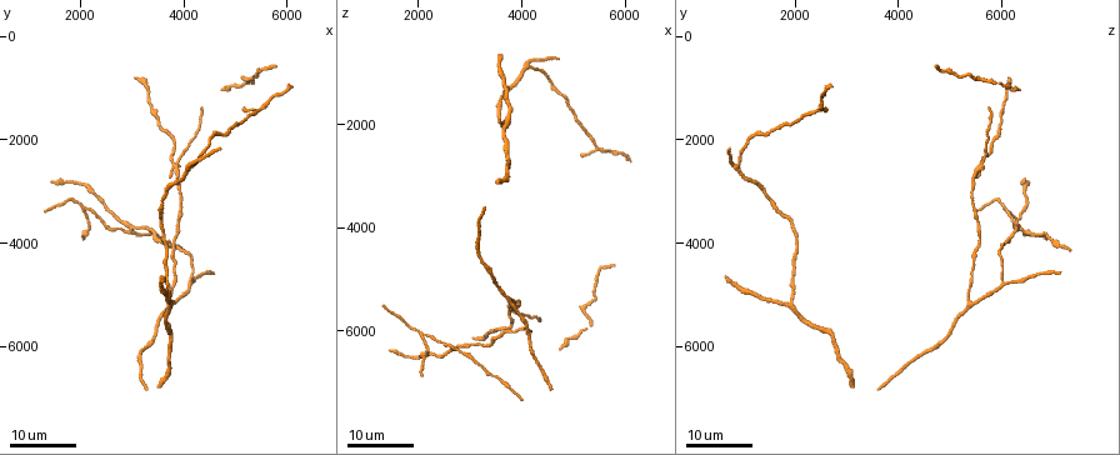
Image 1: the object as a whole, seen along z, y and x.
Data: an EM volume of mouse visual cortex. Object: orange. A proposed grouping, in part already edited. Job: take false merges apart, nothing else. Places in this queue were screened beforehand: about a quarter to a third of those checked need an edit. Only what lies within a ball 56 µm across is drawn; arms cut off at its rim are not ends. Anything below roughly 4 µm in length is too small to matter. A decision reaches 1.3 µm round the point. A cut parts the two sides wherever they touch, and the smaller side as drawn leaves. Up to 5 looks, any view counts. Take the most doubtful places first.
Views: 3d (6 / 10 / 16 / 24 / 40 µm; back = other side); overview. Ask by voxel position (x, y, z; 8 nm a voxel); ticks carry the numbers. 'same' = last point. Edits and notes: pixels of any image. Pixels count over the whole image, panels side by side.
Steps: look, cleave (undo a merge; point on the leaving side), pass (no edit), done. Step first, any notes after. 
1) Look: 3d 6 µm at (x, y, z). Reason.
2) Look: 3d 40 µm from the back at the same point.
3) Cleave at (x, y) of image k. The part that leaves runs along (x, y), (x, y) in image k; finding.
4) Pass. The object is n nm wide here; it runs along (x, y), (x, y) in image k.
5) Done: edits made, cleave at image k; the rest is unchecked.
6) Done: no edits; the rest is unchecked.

Look: 3d 24 µm at (2050, 3350, 6050). Three arms meet.

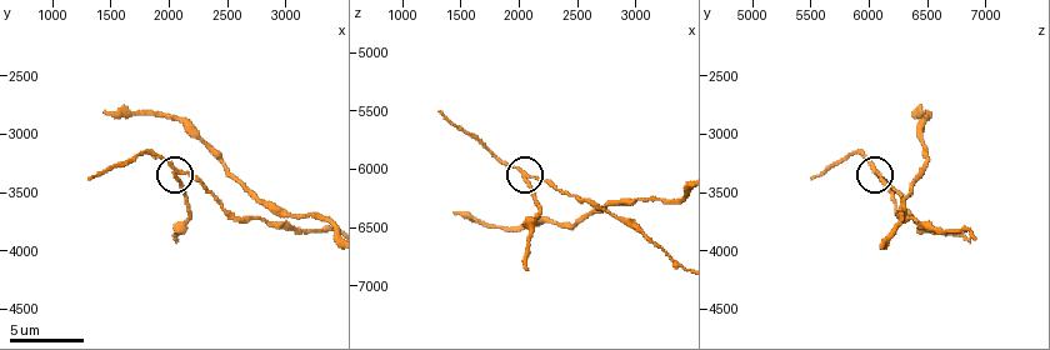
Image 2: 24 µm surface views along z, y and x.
Look: 3d 10 µm at (2040, 3380, 6100).

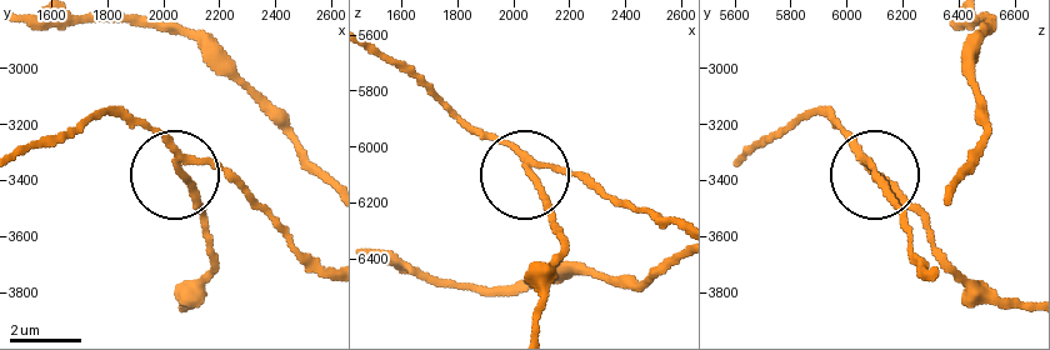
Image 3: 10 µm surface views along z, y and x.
Cleave at (194, 190) of image 3. The part that leaves runs along (859, 151), (975, 283), (1029, 300) in image 3; a second neuron is stuck on.

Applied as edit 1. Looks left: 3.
Look: 3d 16 µm at (3800, 2450, 5650). Thin arm on a thick one.

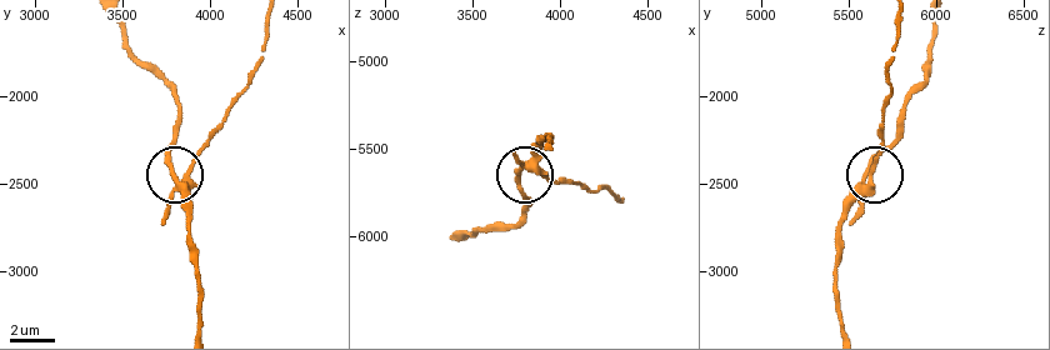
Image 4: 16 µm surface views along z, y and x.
Look: 3d 6 µm at (3820, 2460, 5600). Closer look.

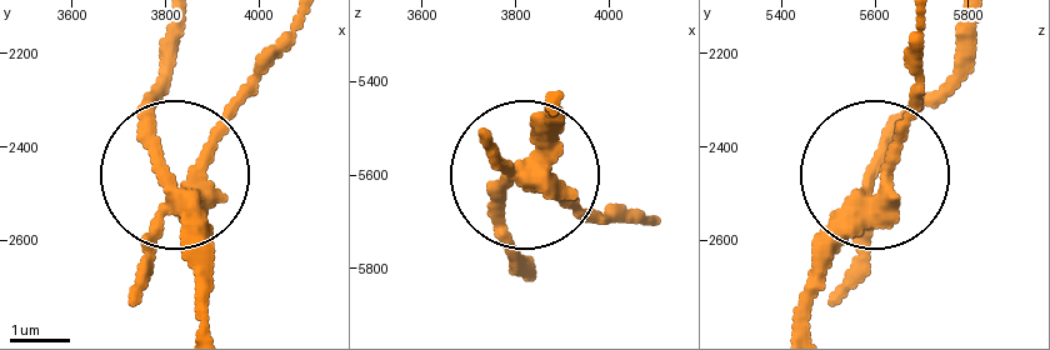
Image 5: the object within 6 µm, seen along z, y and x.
Look: 3d 6 µm from the back at (3815, 2465, 5600).

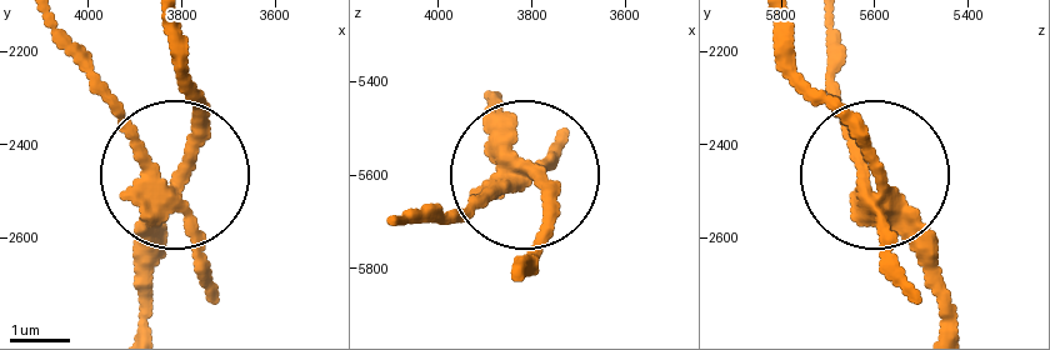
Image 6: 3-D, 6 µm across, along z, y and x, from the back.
Cleave at (203, 285) of image 6. 5 arms meet here; the part that leaves runs along (161, 209), (141, 140), (56, 20) in image 6; two neurons meet here.

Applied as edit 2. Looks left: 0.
Done: edits made, cleave at image 3, cleave at image 6; the rest is unchecked.

